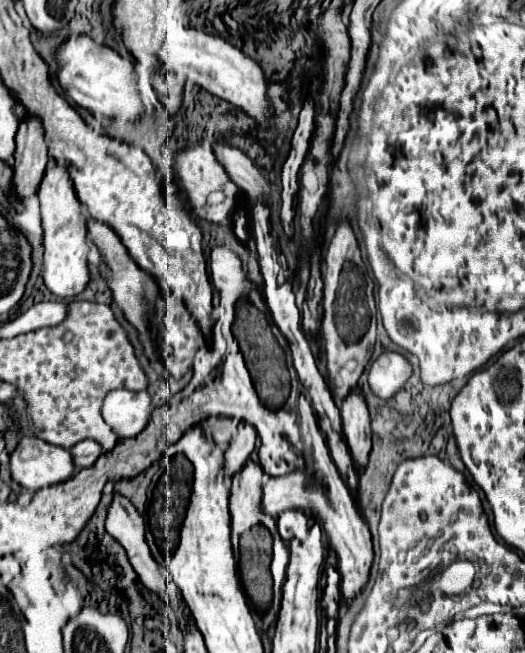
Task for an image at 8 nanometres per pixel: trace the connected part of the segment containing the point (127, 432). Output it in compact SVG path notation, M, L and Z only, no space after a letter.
M115 390L103 398L103 420L115 428L119 438L137 436L151 418L151 398L143 392Z

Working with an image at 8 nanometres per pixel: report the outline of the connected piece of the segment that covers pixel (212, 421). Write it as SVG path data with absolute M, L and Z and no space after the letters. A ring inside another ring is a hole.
M225 416L207 418L207 420L201 422L201 426L203 426L205 436L211 438L211 440L213 440L217 446L221 446L221 448L227 448L229 440L233 438L233 430L235 430L233 424L231 424L231 420L225 418Z

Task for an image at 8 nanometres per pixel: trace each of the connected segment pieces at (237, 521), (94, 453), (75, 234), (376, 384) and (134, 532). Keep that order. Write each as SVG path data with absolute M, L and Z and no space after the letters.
M247 462L241 472L233 478L233 488L229 496L229 512L231 512L231 544L235 552L235 560L239 562L239 536L255 524L265 524L269 516L263 512L259 500L263 484L263 468L255 462Z
M81 440L79 444L75 444L71 448L71 458L73 458L73 464L75 464L75 472L93 466L99 456L101 456L101 448L93 440Z
M55 166L49 170L39 186L39 200L41 200L41 228L43 228L43 282L51 294L57 298L73 298L83 292L89 282L87 270L87 252L89 244L85 238L85 218L87 208L77 200L73 184L65 172L65 168Z
M383 352L369 368L369 386L379 398L391 398L411 376L411 364L397 352Z
M117 492L113 494L113 500L111 500L109 508L107 508L105 528L107 528L107 532L127 550L129 562L131 562L133 570L139 574L141 582L143 582L149 590L157 592L165 602L171 604L171 602L175 600L175 590L177 590L177 586L175 586L175 582L173 582L171 578L167 578L167 576L163 574L161 566L159 566L157 560L151 556L151 550L149 550L149 546L147 546L147 542L145 542L145 520L143 520L143 516L135 510L135 506L133 506L125 496L121 496L121 494L117 494Z

